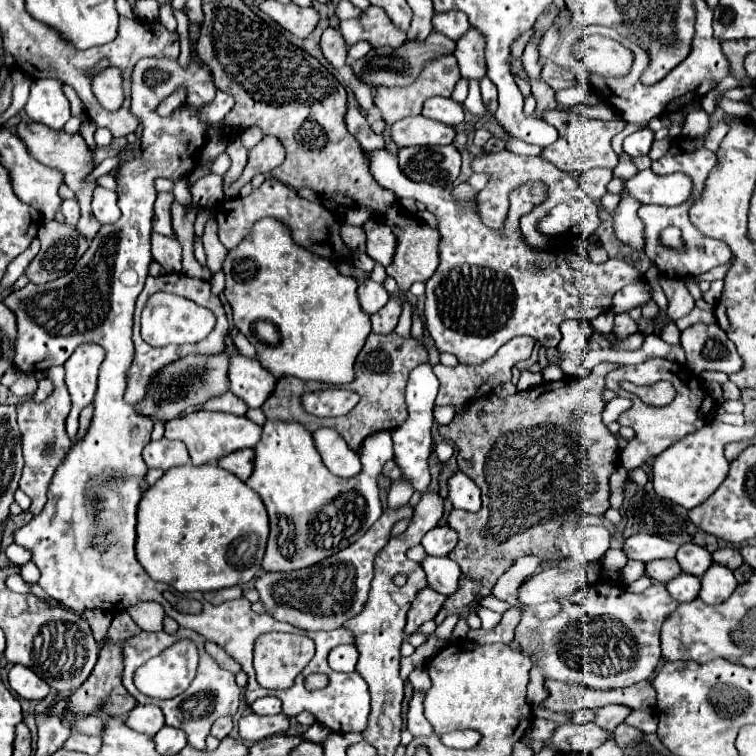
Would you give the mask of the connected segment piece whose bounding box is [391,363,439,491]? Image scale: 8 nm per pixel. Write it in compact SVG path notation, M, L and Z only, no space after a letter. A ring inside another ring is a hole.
M429 363L415 367L409 375L407 383L407 407L409 407L409 419L397 427L393 433L393 449L395 449L395 463L401 467L403 477L411 479L413 487L417 491L425 491L429 485L429 455L431 455L431 423L433 423L433 407L435 407L435 397L437 397L439 381L433 375L433 369Z

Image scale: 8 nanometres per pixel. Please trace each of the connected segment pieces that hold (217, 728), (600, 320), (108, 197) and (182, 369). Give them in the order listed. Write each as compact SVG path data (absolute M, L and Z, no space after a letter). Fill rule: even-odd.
M219 717L219 719L213 723L213 727L211 727L211 735L215 735L217 739L223 739L223 737L229 735L231 727L233 727L231 717Z
M605 311L603 315L597 315L595 319L591 319L589 323L591 323L591 327L595 329L595 331L599 331L599 333L603 333L607 339L609 339L609 343L621 343L621 341L617 341L615 339L615 335L611 335L611 331L613 331L613 313L611 311Z
M97 187L95 195L93 195L93 215L101 225L115 223L121 215L121 211L117 207L117 193Z
M227 349L219 355L185 355L183 359L177 359L175 363L169 363L151 379L151 387L147 387L147 395L135 405L135 411L139 415L147 415L155 421L167 423L187 411L189 407L197 407L207 403L213 397L221 397L229 391L227 383L227 371L229 371L229 353Z

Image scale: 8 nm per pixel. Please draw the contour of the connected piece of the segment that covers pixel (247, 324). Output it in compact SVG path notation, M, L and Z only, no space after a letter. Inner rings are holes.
M259 219L259 223L255 223L255 227L251 227L251 235L247 239L243 239L243 243L239 243L239 247L235 249L229 249L227 251L227 257L223 261L223 273L225 273L225 297L233 309L233 323L235 327L239 329L239 333L243 333L249 343L255 345L257 349L257 355L259 355L259 361L261 365L273 375L273 377L285 377L285 375L293 375L297 379L303 379L303 381L321 381L321 383L333 383L333 385L341 385L341 383L349 383L355 375L353 375L353 363L355 363L355 357L357 353L363 349L365 345L365 339L367 335L371 333L371 321L369 321L369 315L361 311L359 307L359 301L357 301L357 281L353 277L343 277L339 275L337 271L337 265L329 259L323 259L319 255L315 255L313 251L309 251L307 247L295 243L291 239L291 231L287 231L287 223L279 223L279 219ZM259 321L269 321L275 331L277 331L277 341L275 343L267 343L263 341L259 335L257 335L257 323Z

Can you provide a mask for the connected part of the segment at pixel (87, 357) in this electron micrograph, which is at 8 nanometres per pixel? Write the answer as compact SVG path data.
M83 343L75 349L75 353L65 363L65 383L71 393L71 413L66 419L66 432L71 439L77 435L77 419L79 411L87 407L93 401L93 395L97 391L97 377L99 367L103 363L103 347L97 347L97 343Z

